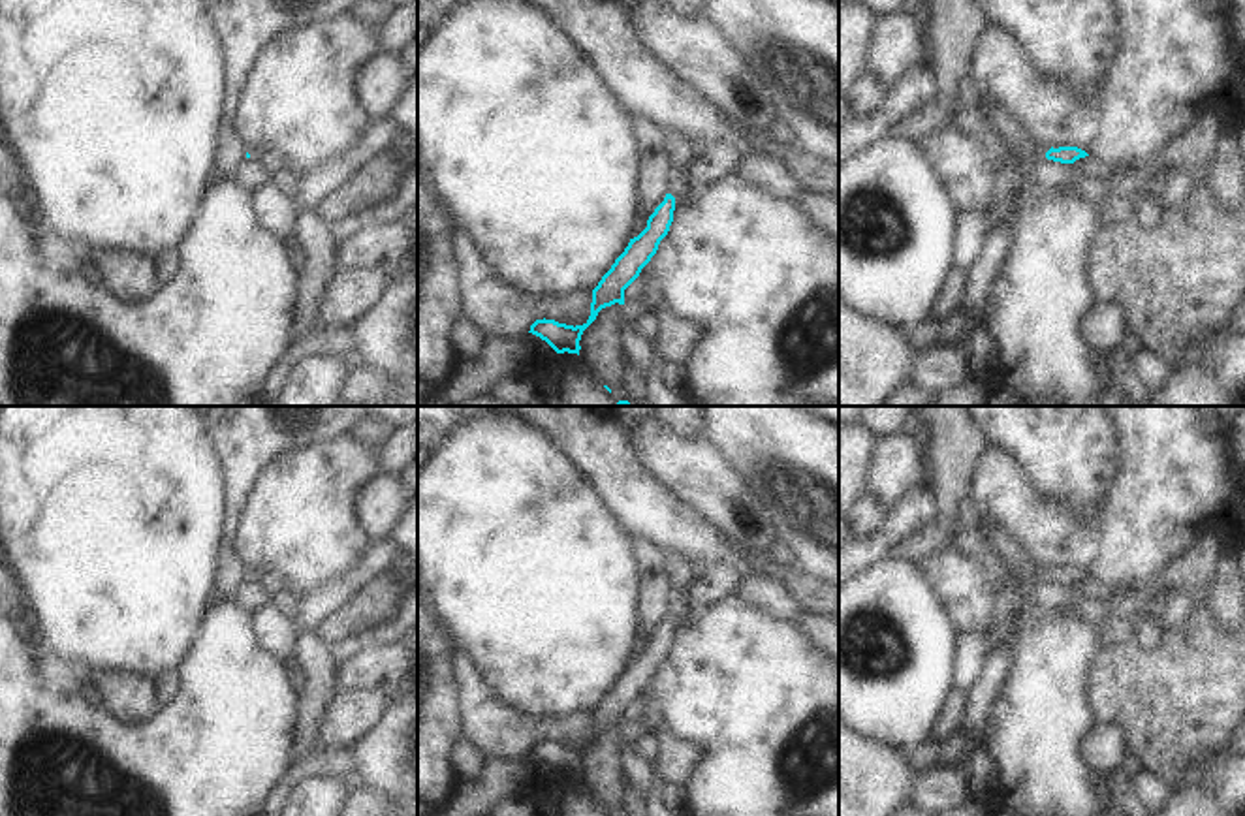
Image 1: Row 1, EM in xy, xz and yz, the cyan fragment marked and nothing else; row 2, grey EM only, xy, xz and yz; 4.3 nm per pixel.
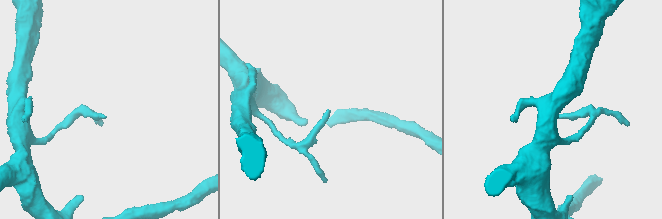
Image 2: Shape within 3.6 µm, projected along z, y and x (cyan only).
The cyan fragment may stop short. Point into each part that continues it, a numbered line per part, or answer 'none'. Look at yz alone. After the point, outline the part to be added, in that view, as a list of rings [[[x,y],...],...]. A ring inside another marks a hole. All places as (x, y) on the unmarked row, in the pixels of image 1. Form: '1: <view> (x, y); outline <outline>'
1: yz (1031, 572); outline [[[1023,560],[1019,564],[1029,579],[1038,579],[1051,570],[1049,566],[1044,566],[1044,564],[1034,568],[1029,560]]]

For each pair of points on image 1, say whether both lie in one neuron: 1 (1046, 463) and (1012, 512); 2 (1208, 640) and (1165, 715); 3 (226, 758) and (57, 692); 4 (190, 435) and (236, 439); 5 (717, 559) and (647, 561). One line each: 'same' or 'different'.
1: different
2: same
3: same
4: different
5: different

